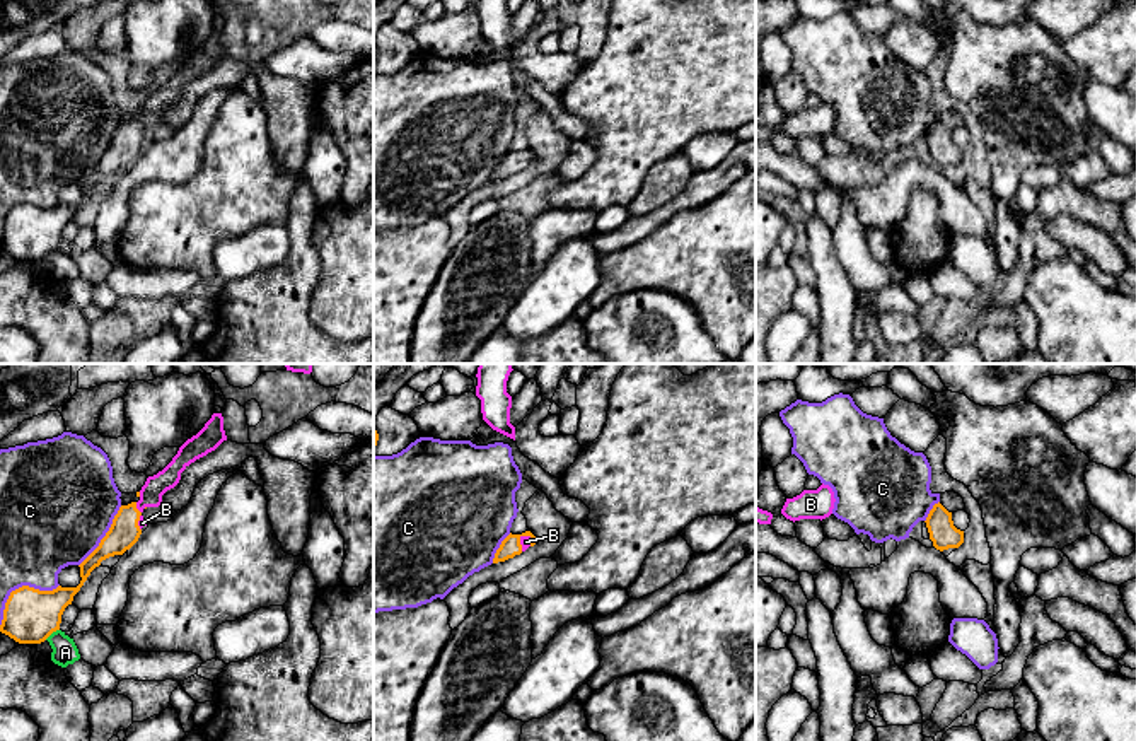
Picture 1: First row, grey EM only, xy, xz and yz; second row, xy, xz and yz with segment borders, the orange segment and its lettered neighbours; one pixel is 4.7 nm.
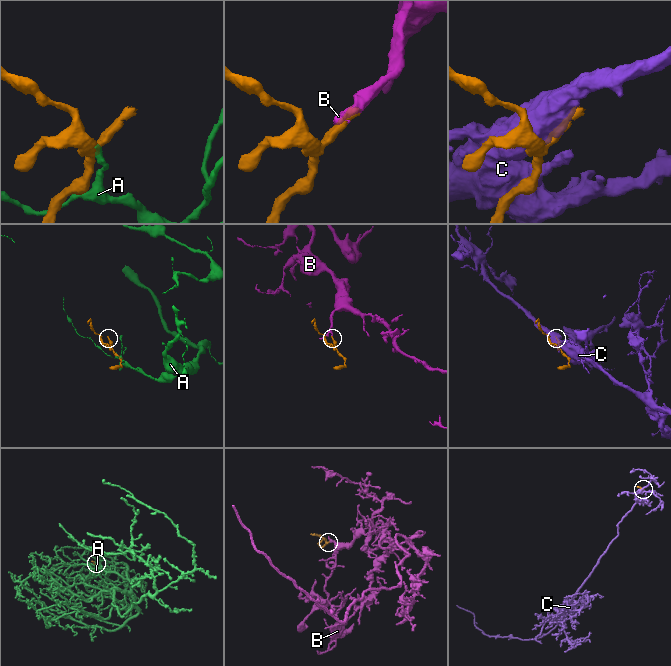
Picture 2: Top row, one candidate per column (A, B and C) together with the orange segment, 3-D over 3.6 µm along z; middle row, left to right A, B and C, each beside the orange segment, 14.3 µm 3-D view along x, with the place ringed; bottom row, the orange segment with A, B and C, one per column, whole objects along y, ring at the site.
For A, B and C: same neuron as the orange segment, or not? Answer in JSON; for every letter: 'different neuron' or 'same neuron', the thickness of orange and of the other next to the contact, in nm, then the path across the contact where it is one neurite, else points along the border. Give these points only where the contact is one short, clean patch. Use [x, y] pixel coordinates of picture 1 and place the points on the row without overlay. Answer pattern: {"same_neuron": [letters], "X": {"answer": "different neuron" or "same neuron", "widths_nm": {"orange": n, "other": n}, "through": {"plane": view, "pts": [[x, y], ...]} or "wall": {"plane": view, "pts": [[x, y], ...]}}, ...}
{"same_neuron": ["B"], "A": {"answer": "different neuron", "widths_nm": {"orange": 260, "other": 120}}, "B": {"answer": "same neuron", "widths_nm": {"orange": 90, "other": 50}, "through": {"plane": "xz", "pts": [[510, 164], [519, 157], [526, 159]]}}, "C": {"answer": "different neuron", "widths_nm": {"orange": 260, "other": 360}}}

